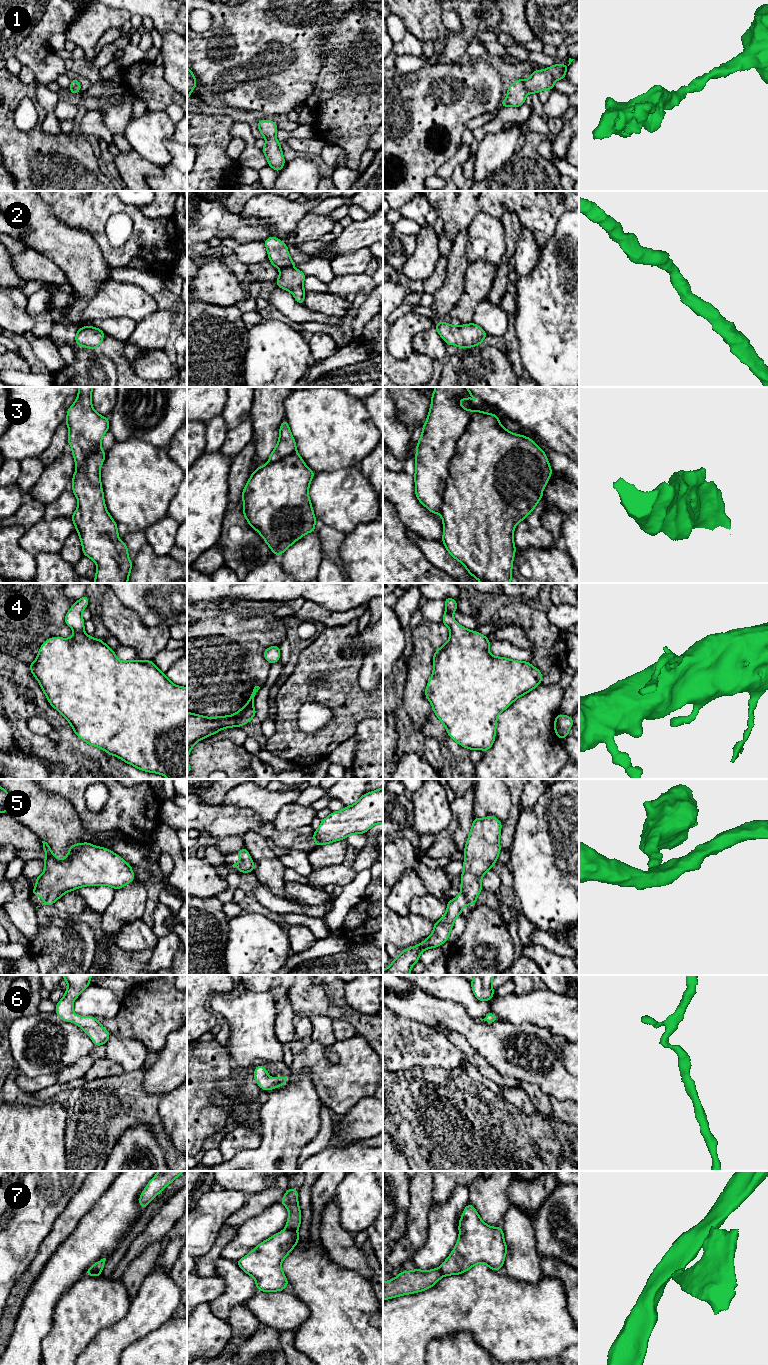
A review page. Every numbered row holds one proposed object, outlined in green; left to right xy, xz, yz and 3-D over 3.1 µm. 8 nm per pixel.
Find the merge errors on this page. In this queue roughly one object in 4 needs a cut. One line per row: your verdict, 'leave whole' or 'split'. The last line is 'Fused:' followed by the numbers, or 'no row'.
1: leave whole
2: leave whole
3: leave whole
4: leave whole
5: leave whole
6: leave whole
7: split
Fused: 7

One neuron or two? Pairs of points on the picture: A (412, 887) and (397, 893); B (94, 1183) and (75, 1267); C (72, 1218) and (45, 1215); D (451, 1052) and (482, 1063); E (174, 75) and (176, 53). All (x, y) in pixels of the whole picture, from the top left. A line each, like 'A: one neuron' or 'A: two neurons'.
A: one neuron
B: two neurons
C: two neurons
D: two neurons
E: one neuron

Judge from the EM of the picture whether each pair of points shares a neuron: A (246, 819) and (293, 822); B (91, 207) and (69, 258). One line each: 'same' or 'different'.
A: different
B: different

